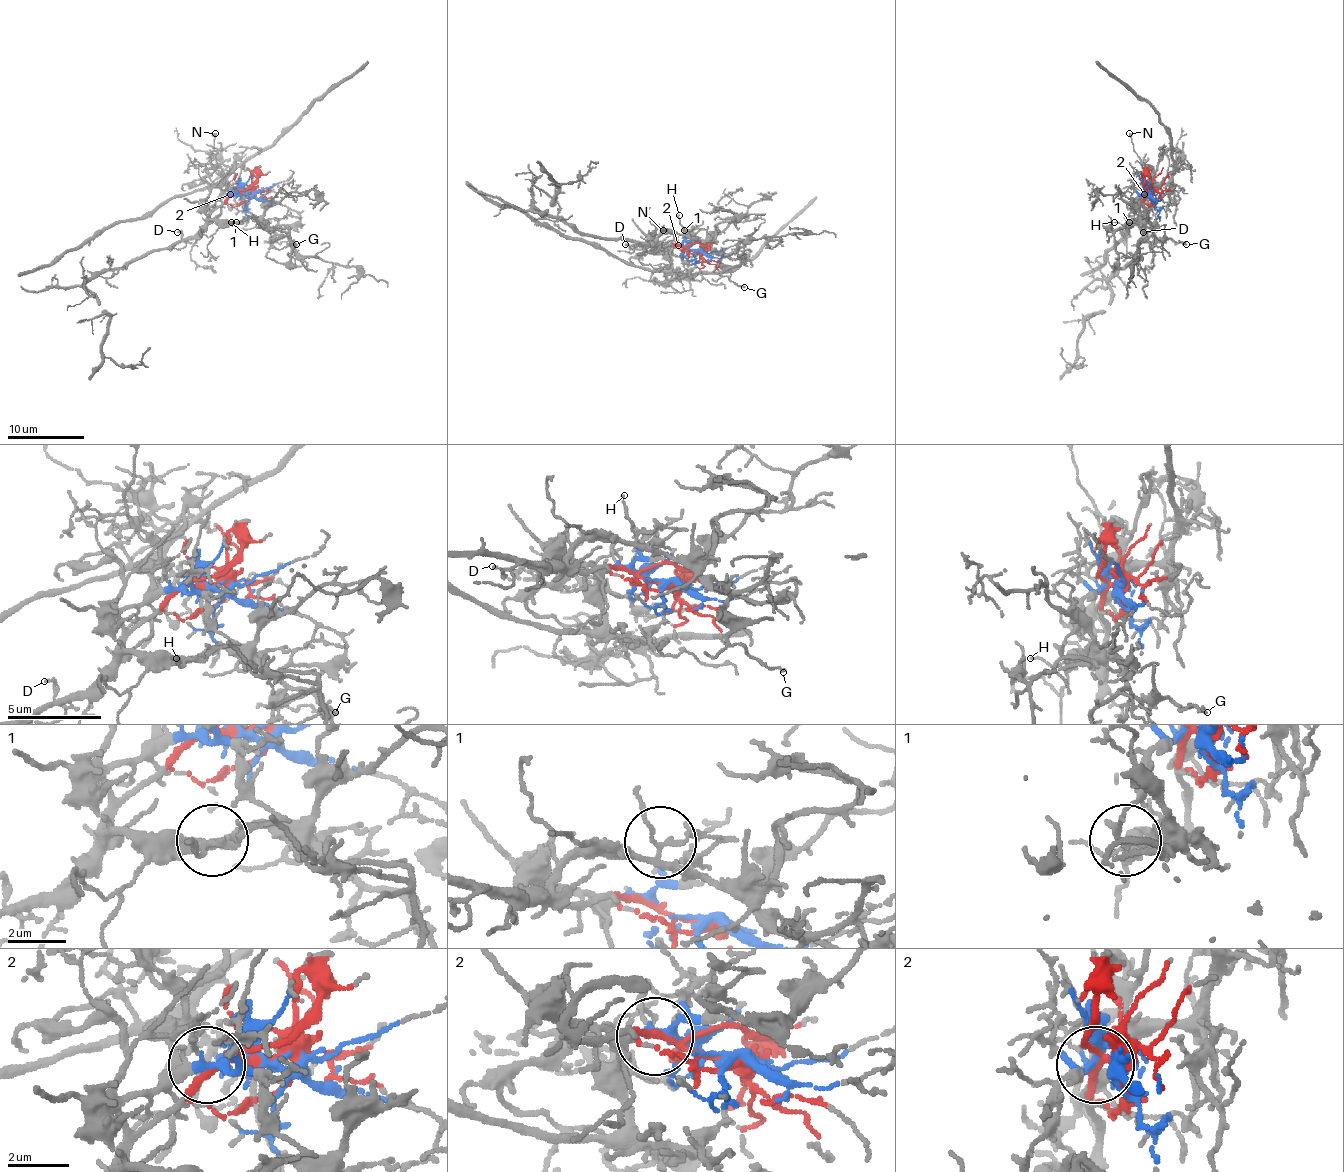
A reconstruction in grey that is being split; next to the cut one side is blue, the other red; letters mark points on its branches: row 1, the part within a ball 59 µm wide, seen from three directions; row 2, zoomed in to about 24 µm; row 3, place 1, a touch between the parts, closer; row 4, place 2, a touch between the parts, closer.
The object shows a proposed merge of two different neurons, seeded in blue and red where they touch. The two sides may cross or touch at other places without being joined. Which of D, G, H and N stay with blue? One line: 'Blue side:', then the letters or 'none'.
Blue side: N

